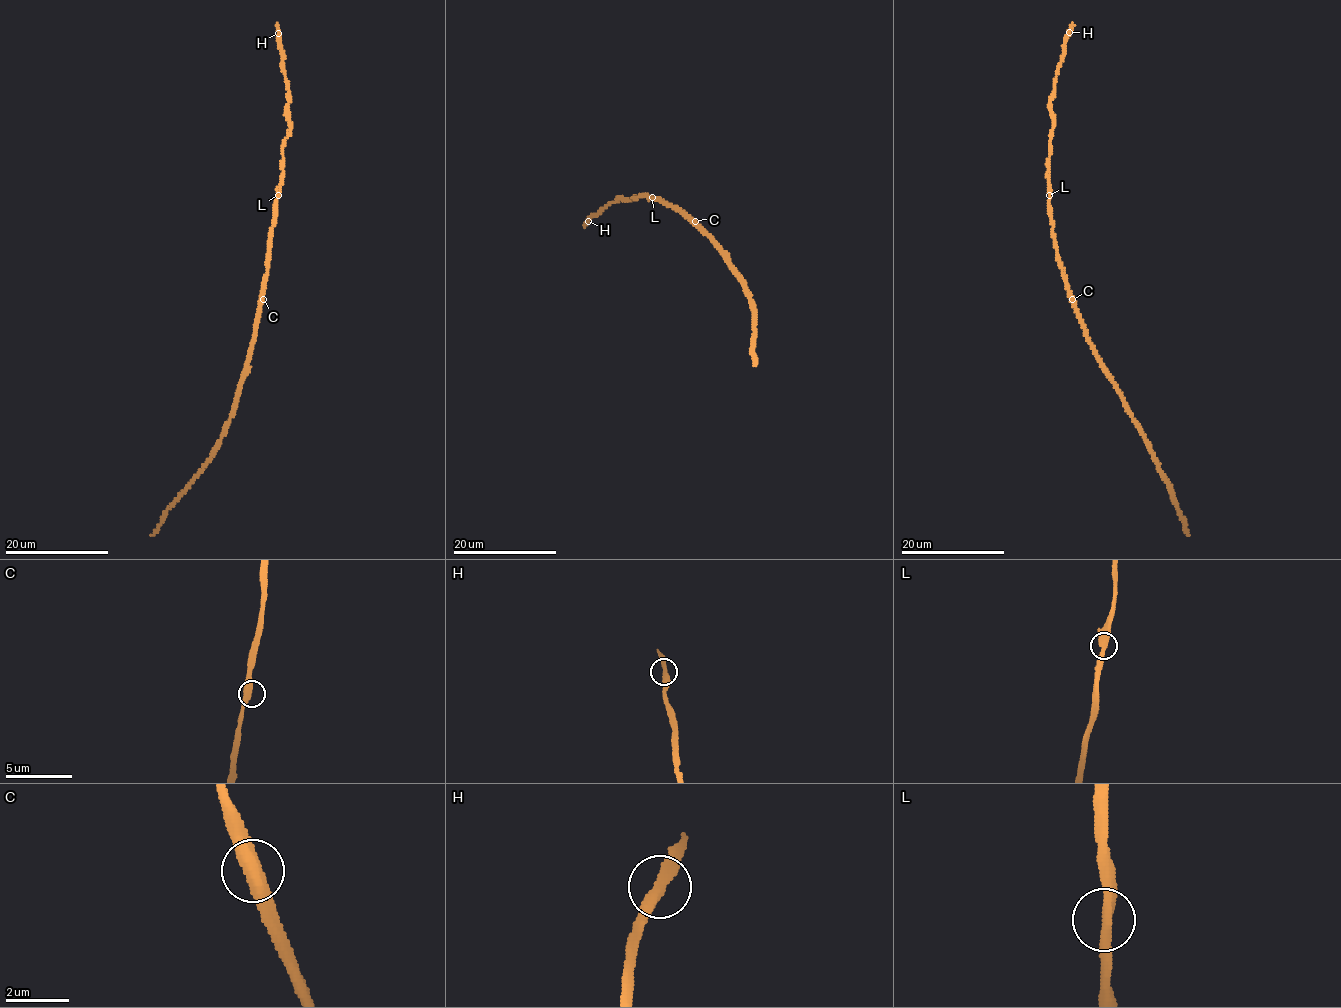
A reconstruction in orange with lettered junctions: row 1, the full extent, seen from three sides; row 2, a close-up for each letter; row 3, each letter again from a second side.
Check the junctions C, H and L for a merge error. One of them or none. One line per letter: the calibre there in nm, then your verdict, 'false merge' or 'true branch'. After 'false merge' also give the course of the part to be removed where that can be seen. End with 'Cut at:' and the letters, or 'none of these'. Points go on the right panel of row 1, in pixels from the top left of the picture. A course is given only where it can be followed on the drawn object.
C: 440 nm | true branch
H: 300 nm | true branch
L: 360 nm | true branch
Cut at: none of these

